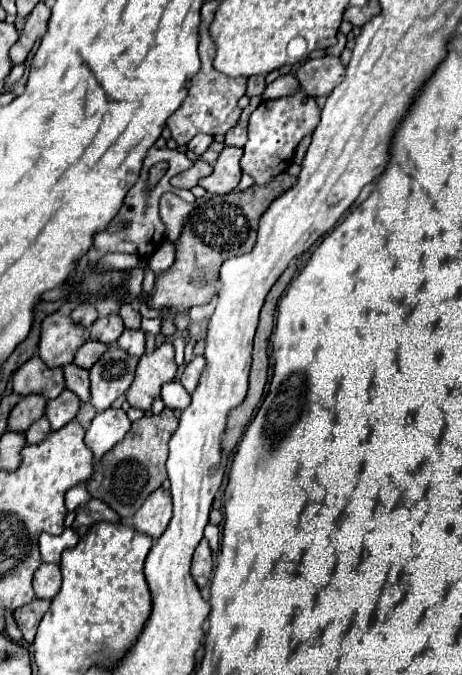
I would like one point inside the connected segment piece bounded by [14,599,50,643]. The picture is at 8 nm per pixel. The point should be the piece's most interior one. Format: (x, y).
(27, 617)

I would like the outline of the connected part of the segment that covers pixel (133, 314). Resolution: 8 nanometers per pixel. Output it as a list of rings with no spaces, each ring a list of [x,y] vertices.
[[[126,303],[126,305],[122,305],[120,307],[120,317],[124,319],[124,325],[126,325],[126,329],[140,329],[140,313],[130,305],[130,303]]]

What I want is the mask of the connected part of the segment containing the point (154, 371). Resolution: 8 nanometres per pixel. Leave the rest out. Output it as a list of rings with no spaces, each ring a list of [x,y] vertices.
[[[164,343],[154,353],[142,355],[136,369],[134,383],[126,393],[130,407],[150,411],[154,399],[160,397],[162,385],[174,381],[176,371],[178,371],[178,365],[174,361],[172,343]]]

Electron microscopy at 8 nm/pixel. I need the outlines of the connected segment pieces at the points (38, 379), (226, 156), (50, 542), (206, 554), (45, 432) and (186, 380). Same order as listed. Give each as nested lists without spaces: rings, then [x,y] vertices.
[[[34,355],[14,373],[14,391],[18,395],[44,395],[46,399],[56,399],[66,389],[64,373],[60,367],[50,369],[46,363]]]
[[[224,147],[224,151],[220,153],[214,165],[214,173],[210,177],[200,179],[200,185],[214,195],[224,195],[234,191],[242,177],[242,171],[240,171],[242,155],[244,151],[240,147]]]
[[[68,527],[62,535],[42,535],[40,537],[40,553],[46,563],[60,563],[60,555],[64,549],[70,549],[78,543],[78,533],[74,527]]]
[[[202,539],[196,547],[194,553],[194,561],[192,561],[192,577],[196,581],[196,585],[202,589],[208,583],[208,577],[212,573],[212,555],[210,555],[210,547],[208,541]]]
[[[44,417],[44,419],[38,419],[38,421],[36,421],[28,431],[26,431],[26,441],[28,441],[30,445],[42,443],[50,433],[52,433],[50,423],[48,423],[48,419]]]
[[[200,355],[200,357],[194,357],[194,359],[186,365],[186,371],[184,371],[180,383],[186,387],[188,393],[192,393],[192,391],[196,389],[198,381],[200,381],[200,377],[202,377],[202,373],[204,373],[204,367],[206,367],[206,359],[204,359],[202,355]]]

